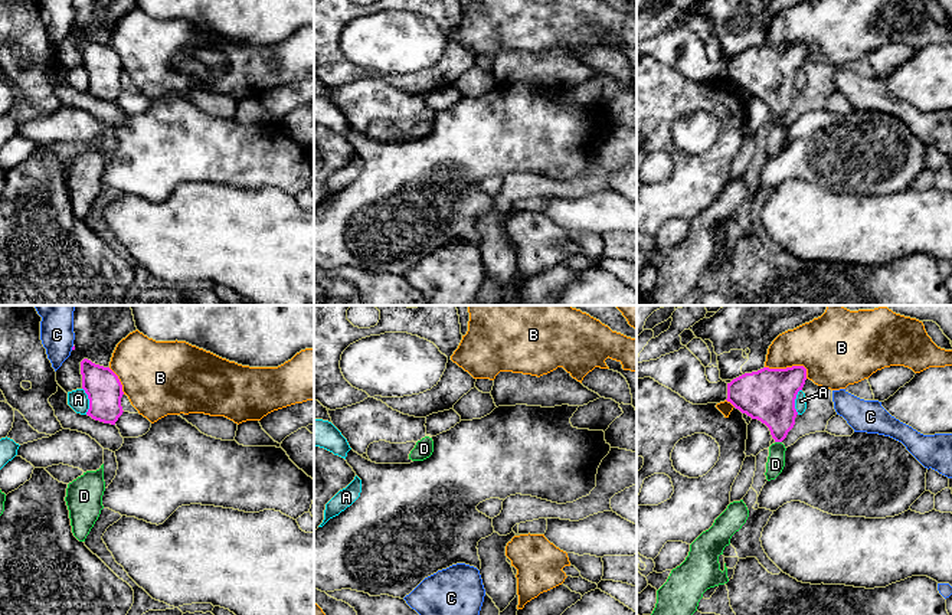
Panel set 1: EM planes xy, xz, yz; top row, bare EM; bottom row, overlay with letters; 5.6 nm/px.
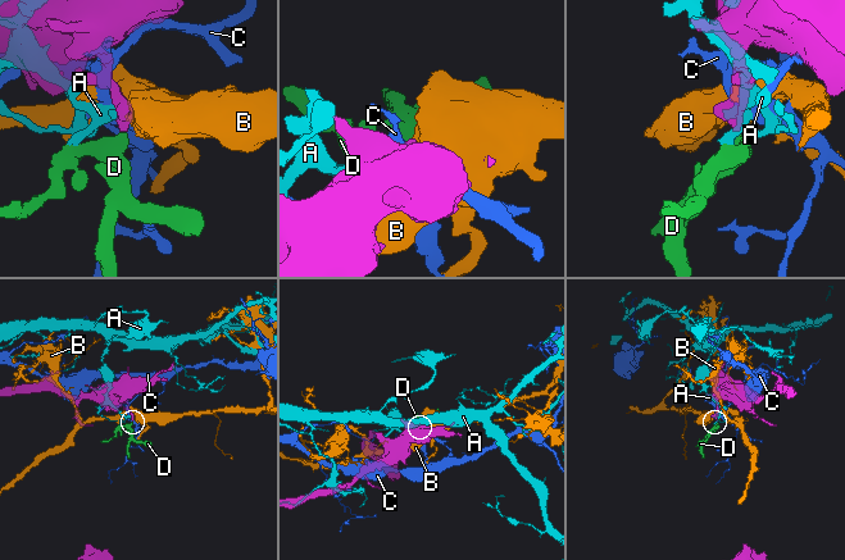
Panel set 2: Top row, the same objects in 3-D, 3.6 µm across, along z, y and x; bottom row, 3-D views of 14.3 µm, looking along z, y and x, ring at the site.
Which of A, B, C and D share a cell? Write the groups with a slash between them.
A / B / C / D

